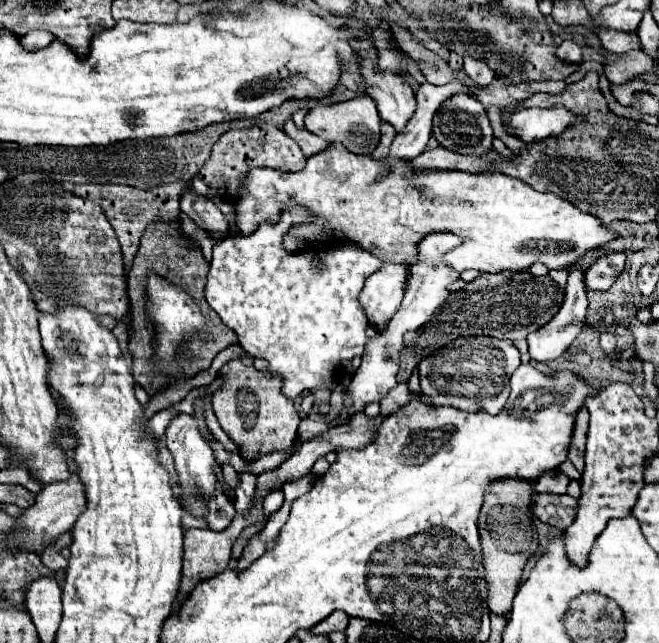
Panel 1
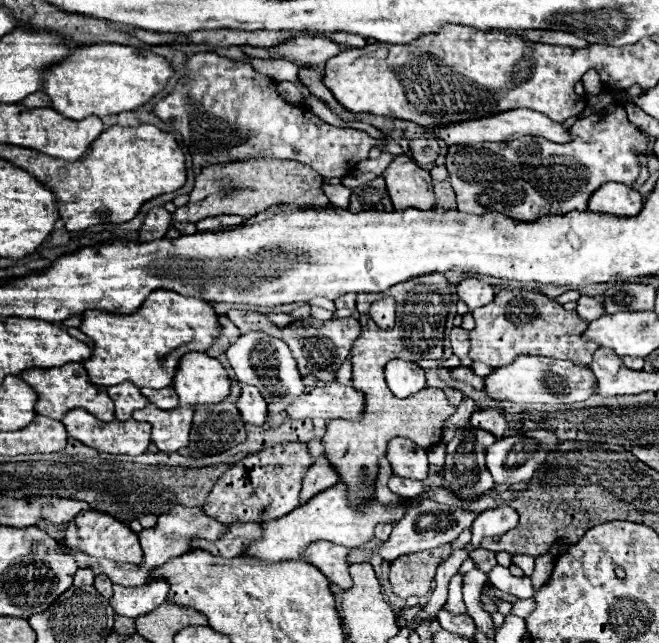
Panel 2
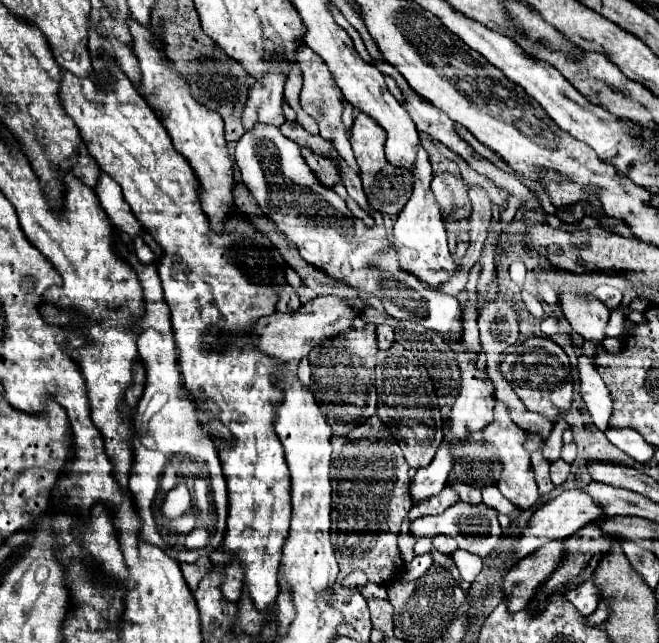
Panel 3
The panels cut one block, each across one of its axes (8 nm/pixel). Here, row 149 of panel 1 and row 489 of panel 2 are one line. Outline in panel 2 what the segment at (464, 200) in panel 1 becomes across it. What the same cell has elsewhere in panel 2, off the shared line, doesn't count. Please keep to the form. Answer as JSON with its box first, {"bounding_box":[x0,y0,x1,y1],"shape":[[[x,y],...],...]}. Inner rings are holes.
{"bounding_box":[244,484,410,562],"shape":[[[336,484],[320,494],[316,494],[312,500],[308,500],[304,506],[298,506],[292,510],[292,514],[286,514],[284,518],[278,518],[276,522],[262,522],[264,536],[250,544],[250,548],[244,552],[244,556],[264,558],[268,562],[280,562],[280,560],[302,560],[304,548],[316,540],[328,540],[334,544],[342,544],[346,548],[364,546],[368,540],[374,538],[376,524],[394,524],[402,518],[404,510],[410,506],[400,504],[396,508],[386,508],[378,500],[368,502],[362,506],[362,510],[354,510],[348,506],[346,500],[346,486]]]}

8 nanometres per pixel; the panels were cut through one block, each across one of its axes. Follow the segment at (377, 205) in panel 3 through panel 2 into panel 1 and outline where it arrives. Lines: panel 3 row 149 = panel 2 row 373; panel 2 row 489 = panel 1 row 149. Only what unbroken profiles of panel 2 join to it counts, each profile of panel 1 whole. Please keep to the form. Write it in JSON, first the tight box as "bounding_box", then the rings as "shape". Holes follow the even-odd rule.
{"bounding_box":[306,96,380,154],"shape":[[[358,96],[354,100],[342,102],[342,104],[332,104],[332,106],[314,106],[306,114],[306,130],[328,140],[328,142],[338,142],[344,144],[352,154],[372,154],[374,148],[378,146],[380,140],[380,114],[376,108],[376,102],[370,96]]]}

